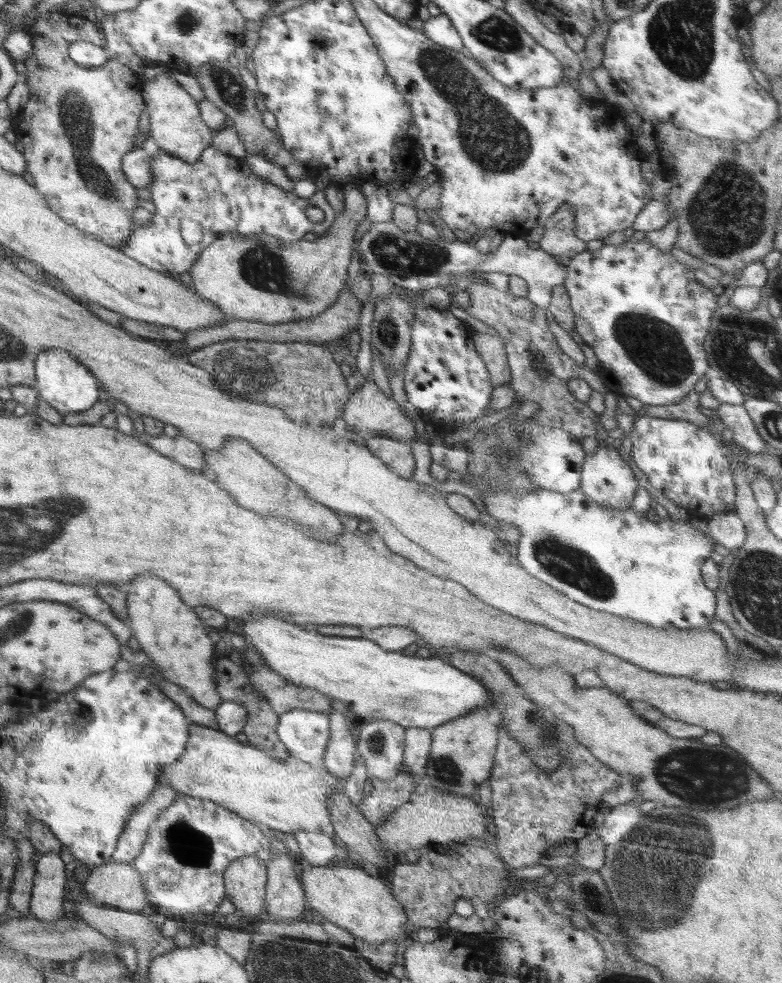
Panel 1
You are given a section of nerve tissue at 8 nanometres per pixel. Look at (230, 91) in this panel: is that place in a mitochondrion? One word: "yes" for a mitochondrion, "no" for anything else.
yes

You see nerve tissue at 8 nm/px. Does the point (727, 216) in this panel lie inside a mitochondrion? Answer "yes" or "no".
yes

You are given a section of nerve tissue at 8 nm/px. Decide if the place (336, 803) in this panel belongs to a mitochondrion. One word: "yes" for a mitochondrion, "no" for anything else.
no

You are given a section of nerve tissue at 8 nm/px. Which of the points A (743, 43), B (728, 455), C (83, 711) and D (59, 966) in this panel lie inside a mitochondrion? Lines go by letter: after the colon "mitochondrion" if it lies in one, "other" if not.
A: other
B: other
C: other
D: other

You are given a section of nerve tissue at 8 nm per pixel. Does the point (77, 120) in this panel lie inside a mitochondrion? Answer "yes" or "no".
yes

